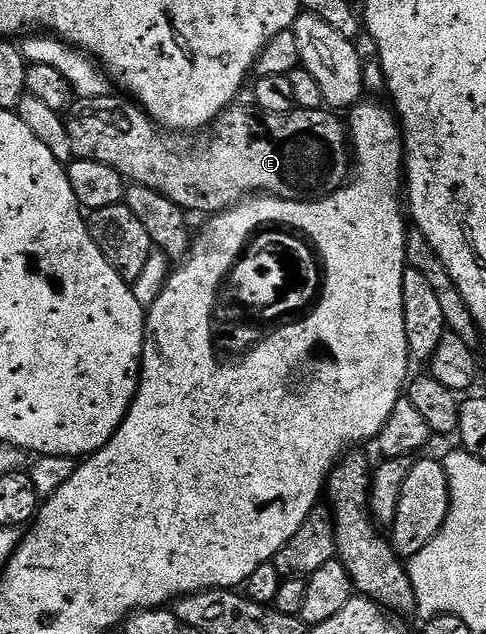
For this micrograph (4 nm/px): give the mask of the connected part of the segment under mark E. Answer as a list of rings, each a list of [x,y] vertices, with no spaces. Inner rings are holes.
[[[113,94],[92,97],[91,99],[75,98],[74,104],[70,107],[68,114],[65,116],[68,137],[72,139],[72,149],[74,150],[74,159],[87,159],[96,161],[100,165],[108,165],[116,169],[116,173],[122,175],[123,180],[131,184],[139,183],[145,187],[156,189],[164,197],[168,197],[176,205],[180,205],[183,211],[193,213],[193,211],[207,211],[207,216],[213,217],[221,212],[229,211],[231,207],[237,207],[243,199],[253,196],[255,193],[265,193],[274,196],[275,199],[297,199],[299,201],[317,201],[325,199],[327,195],[334,194],[344,186],[344,181],[349,180],[352,175],[352,148],[348,138],[347,128],[337,119],[335,112],[330,109],[320,111],[303,111],[295,109],[288,113],[272,113],[269,115],[266,111],[238,107],[231,105],[226,110],[218,114],[217,119],[205,128],[201,133],[191,137],[186,133],[171,133],[158,126],[137,103],[127,101],[125,98],[114,99]]]

